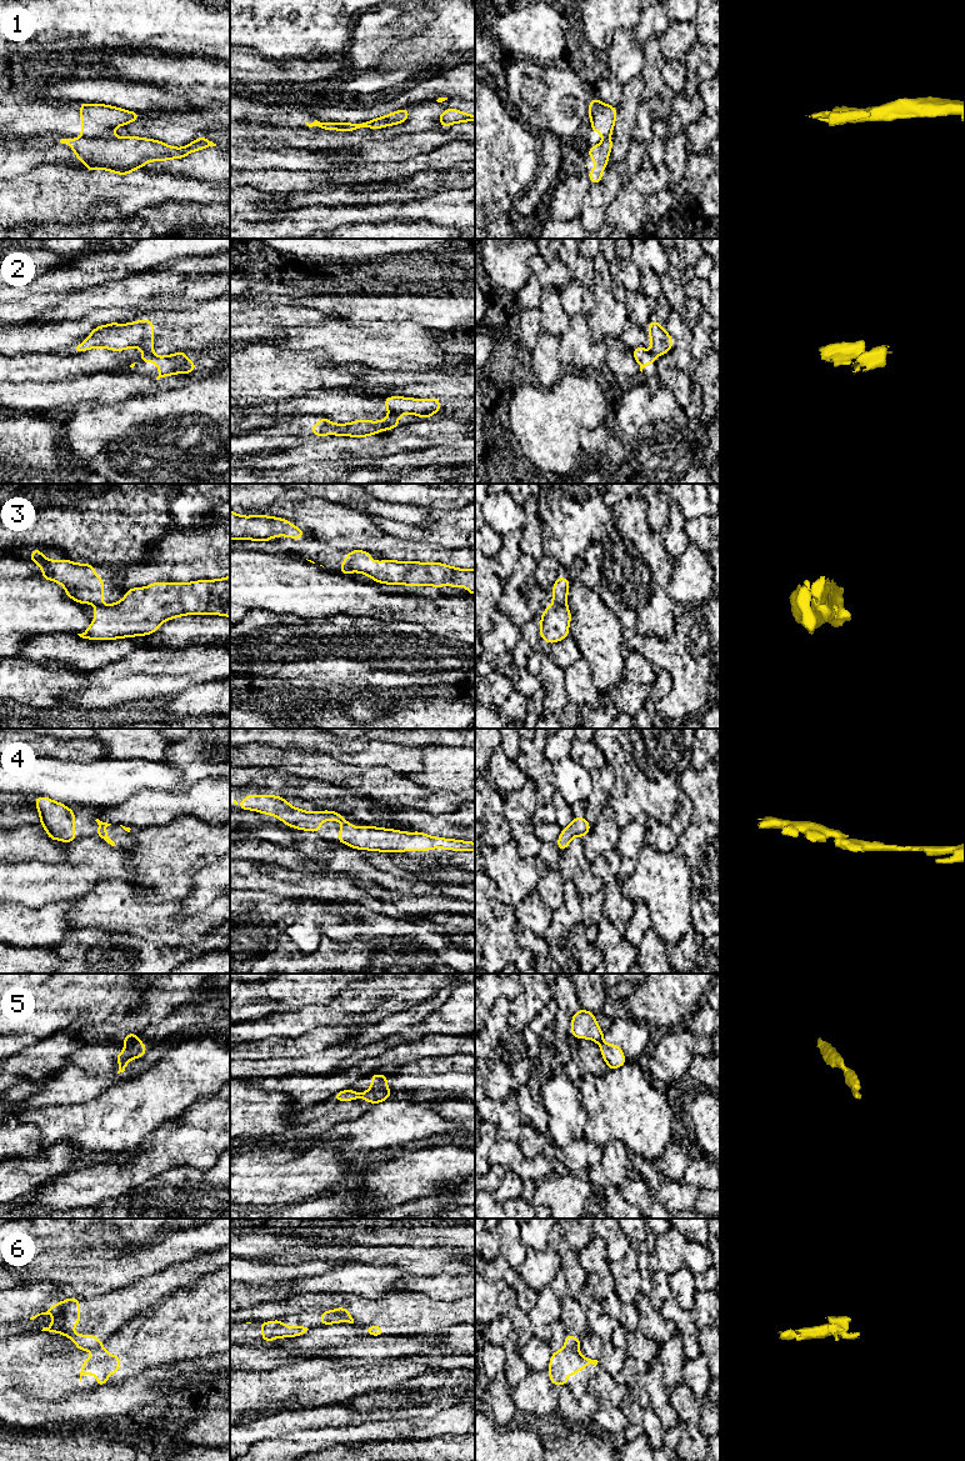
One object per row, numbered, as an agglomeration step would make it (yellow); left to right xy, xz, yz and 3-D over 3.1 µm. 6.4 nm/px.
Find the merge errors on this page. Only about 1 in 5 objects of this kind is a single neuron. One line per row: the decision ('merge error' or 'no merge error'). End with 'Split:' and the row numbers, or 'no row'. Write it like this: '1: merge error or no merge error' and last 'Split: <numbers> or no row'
1: merge error
2: merge error
3: merge error
4: no merge error
5: merge error
6: merge error
Split: 1, 2, 3, 5, 6

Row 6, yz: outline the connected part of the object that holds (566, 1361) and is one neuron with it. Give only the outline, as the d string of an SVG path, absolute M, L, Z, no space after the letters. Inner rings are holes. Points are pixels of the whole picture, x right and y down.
M564 1347L552 1352L549 1365L550 1381L555 1386L570 1385L571 1380L565 1380L564 1375L576 1375L579 1370L584 1370L589 1364L598 1365L598 1360L584 1357L579 1350Z

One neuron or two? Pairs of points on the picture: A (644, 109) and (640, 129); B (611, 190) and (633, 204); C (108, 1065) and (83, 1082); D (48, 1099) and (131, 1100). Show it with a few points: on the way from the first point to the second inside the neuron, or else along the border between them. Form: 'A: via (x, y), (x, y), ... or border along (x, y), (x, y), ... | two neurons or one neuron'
A: via (644, 114), (643, 124) | one neuron
B: border along (621, 184), (615, 193) | two neurons
C: via (101, 1065), (89, 1076) | one neuron
D: border along (98, 1095), (81, 1102), (60, 1105) | two neurons

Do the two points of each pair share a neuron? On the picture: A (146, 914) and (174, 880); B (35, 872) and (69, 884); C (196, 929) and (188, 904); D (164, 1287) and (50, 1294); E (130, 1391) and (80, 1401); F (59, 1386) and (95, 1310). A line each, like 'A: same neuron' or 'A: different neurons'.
A: different neurons
B: same neuron
C: different neurons
D: same neuron
E: same neuron
F: different neurons

